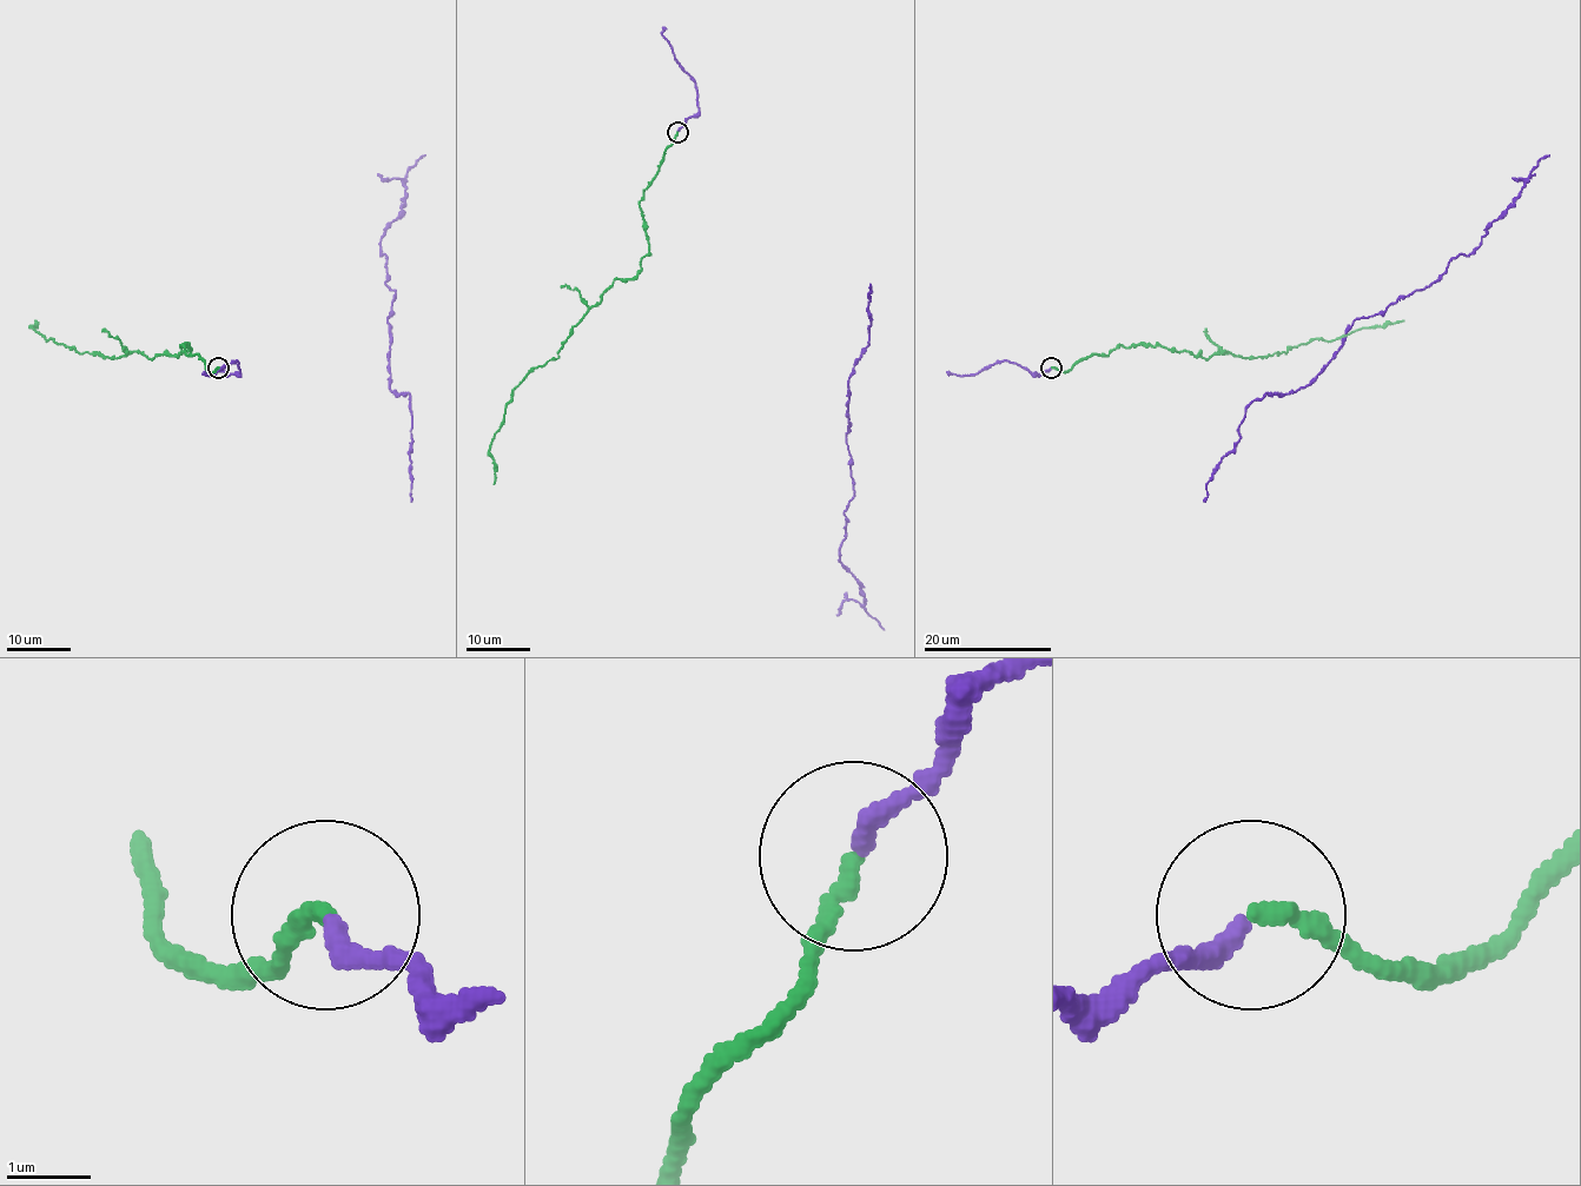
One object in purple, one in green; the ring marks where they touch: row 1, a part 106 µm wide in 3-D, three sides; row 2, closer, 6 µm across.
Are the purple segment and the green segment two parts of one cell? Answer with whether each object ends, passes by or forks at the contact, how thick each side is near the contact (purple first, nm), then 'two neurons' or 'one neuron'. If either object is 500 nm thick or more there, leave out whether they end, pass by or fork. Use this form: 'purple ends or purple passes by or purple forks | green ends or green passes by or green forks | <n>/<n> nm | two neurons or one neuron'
purple ends | green ends | 240/200 nm | one neuron

